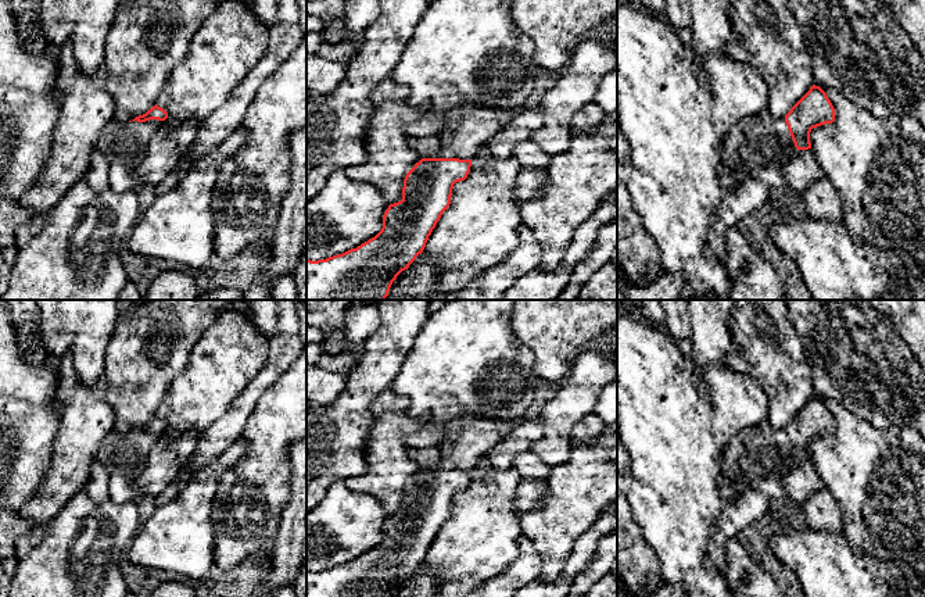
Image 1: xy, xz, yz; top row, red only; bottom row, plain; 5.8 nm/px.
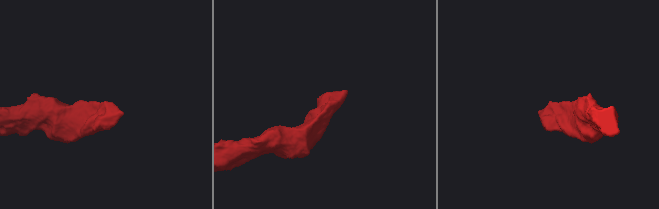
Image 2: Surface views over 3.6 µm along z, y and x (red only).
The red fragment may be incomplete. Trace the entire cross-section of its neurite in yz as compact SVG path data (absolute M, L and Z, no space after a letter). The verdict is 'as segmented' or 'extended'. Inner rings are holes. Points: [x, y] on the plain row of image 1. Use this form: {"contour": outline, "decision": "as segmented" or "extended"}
{"contour": "M815 396L784 429L774 429L766 419L739 430L723 454L720 494L732 500L750 489L761 491L767 498L786 497L782 476L796 460L811 460L813 439L833 432L835 419L827 404Z", "decision": "extended"}

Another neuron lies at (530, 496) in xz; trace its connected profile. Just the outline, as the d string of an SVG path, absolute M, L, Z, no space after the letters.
M521 478L516 491L515 508L519 512L538 510L548 491L546 479Z

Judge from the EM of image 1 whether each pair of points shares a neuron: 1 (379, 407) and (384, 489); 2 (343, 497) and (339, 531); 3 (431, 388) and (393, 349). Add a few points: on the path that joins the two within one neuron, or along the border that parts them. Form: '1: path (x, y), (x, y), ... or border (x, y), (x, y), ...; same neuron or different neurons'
1: border (404, 408), (384, 411), (376, 417); different neurons
2: path (343, 506), (343, 522); same neuron
3: border (419, 331), (400, 372), (390, 386); different neurons

